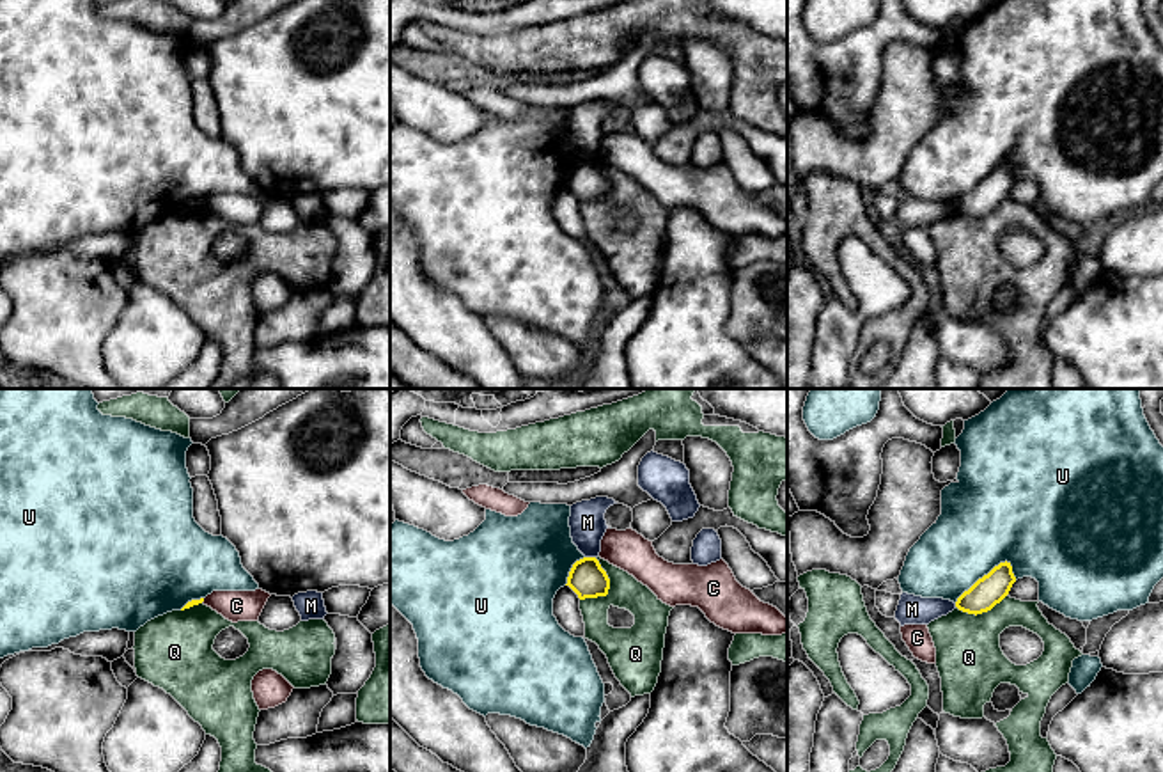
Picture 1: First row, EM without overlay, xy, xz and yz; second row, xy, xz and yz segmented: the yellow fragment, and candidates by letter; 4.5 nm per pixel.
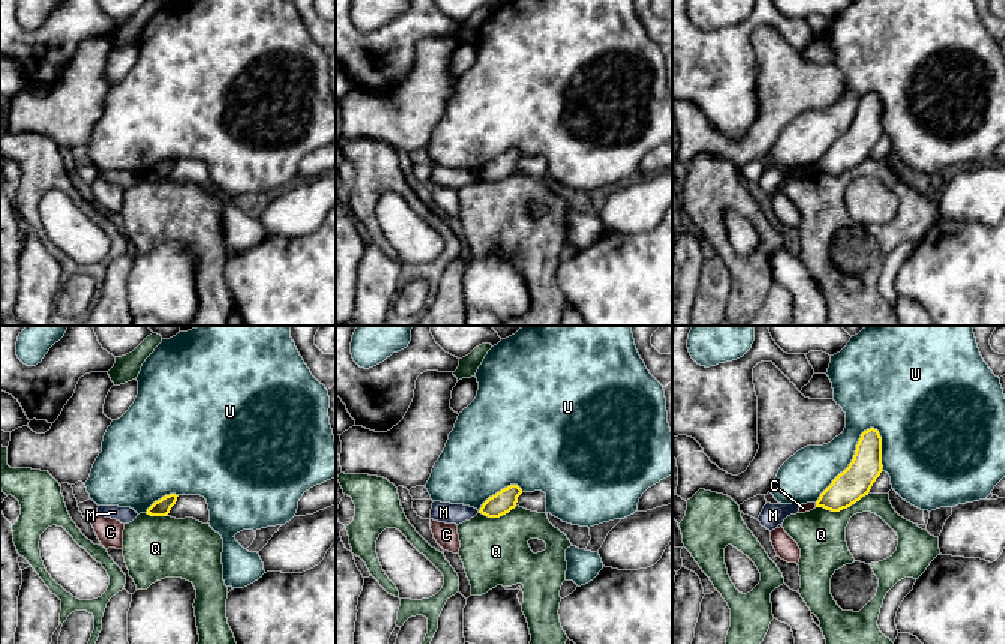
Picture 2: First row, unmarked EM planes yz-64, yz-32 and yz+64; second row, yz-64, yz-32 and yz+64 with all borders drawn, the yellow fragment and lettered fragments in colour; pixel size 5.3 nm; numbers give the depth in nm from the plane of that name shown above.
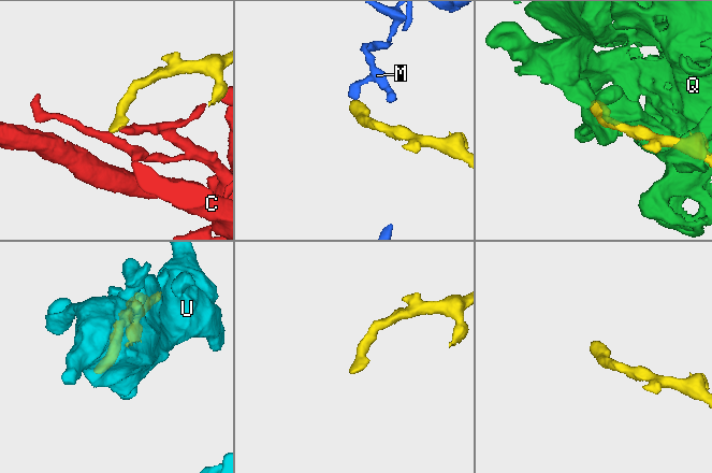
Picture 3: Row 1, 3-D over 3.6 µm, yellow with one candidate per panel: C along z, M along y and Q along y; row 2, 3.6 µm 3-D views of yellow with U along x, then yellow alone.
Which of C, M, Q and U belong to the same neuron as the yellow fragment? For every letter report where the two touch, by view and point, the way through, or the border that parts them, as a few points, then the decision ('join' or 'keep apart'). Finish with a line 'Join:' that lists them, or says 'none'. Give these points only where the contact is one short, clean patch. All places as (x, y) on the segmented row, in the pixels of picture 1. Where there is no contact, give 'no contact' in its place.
C: contact xy (202, 600); keep apart
M: contact xz (591, 558); border xz (585, 556), (594, 558); keep apart
Q: contact xz (608, 588); keep apart
U: contact yz (984, 575); keep apart
Join: none

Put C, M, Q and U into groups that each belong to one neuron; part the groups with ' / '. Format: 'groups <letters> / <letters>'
groups C / M / Q / U

